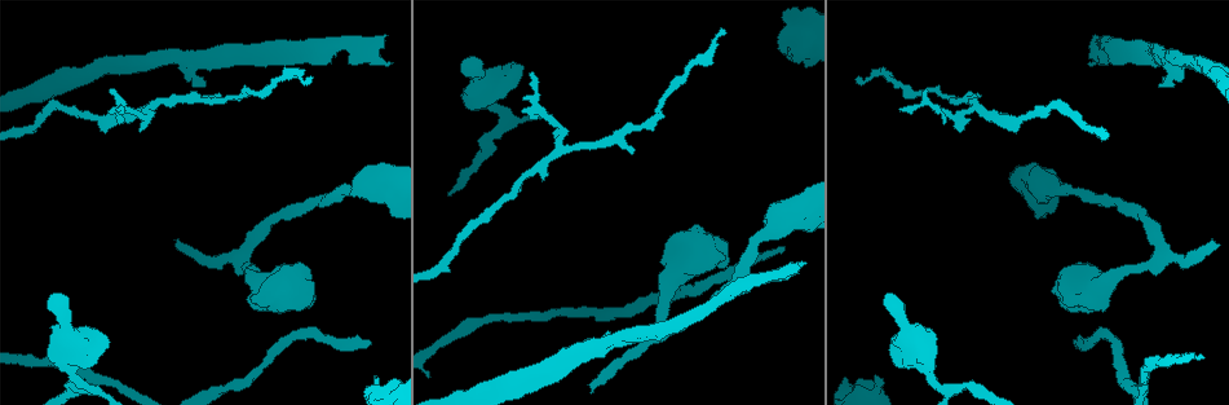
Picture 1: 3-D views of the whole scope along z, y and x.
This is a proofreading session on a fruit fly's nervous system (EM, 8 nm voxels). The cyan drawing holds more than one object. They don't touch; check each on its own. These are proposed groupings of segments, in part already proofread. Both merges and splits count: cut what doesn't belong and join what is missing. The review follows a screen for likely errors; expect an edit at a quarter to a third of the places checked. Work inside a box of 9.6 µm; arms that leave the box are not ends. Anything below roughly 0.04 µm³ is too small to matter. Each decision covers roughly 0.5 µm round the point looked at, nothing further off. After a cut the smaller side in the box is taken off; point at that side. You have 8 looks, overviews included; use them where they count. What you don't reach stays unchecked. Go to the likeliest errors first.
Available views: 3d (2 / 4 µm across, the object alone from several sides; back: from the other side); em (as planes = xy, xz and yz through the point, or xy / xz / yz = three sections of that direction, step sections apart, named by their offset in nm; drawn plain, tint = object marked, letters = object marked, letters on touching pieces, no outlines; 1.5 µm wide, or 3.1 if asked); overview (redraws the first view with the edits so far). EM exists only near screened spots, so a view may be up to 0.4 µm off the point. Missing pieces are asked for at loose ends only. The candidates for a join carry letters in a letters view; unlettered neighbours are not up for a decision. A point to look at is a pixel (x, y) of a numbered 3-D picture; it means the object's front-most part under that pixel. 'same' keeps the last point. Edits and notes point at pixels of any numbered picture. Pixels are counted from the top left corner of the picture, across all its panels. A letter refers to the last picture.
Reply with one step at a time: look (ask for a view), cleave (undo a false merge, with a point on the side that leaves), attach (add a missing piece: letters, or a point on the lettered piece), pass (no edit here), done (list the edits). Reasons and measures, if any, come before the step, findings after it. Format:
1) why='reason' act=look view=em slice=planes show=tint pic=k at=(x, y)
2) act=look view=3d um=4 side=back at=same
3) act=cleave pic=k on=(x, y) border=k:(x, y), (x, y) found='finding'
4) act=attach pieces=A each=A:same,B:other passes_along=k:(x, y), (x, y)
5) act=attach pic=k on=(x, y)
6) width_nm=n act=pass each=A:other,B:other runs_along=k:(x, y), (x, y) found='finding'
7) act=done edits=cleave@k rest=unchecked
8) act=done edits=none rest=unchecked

why='branch stops here' act=look view=em slice=planes show=plain pic=1 at=(1073, 340)

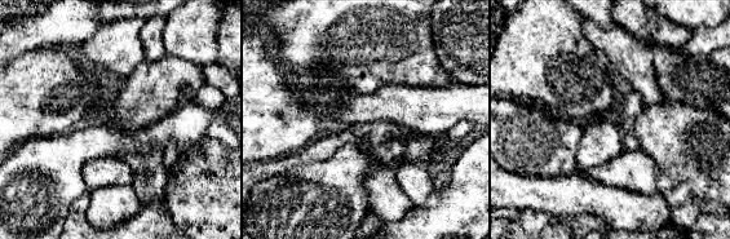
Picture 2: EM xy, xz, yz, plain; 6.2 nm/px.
why='see the neighbours' act=look view=em slice=planes show=letters at=same

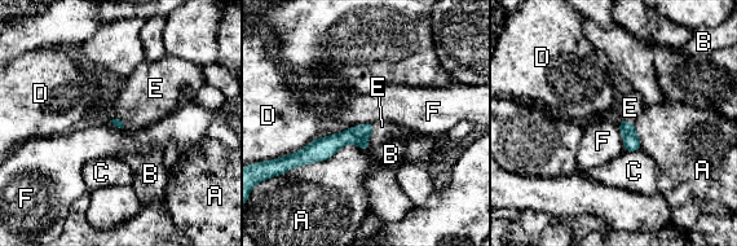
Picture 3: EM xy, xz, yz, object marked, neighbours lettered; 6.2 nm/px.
act=attach pieces=E each=A:other,B:other,C:other,D:other,E:same,F:other passes_along=3:(358, 135), (370, 135), (384, 132) found='the cell continues'

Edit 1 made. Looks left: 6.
why='redraw' act=look view=overview

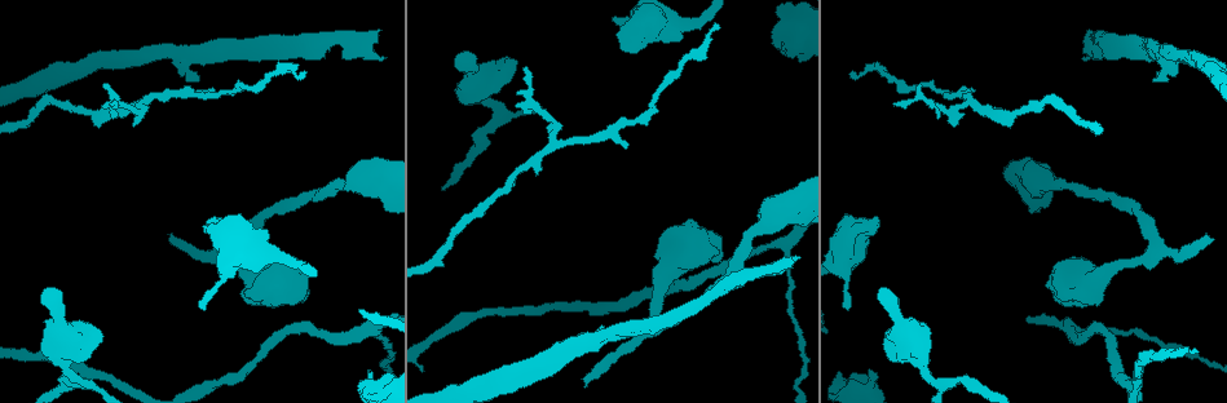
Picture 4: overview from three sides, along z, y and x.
why='an open end' act=look view=3d um=4 pic=4 at=(584, 388)

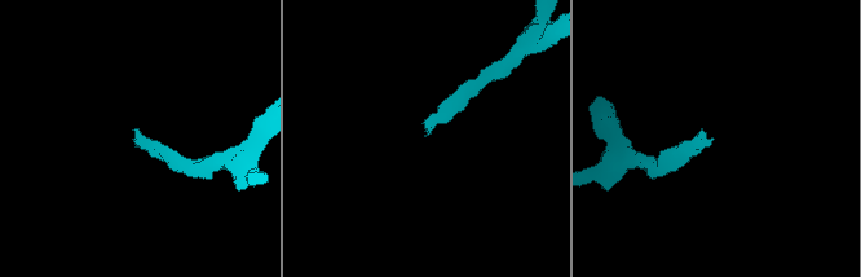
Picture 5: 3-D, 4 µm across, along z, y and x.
why='need the tissue' act=look view=em slice=xy step=8 show=letters pic=5 at=(427, 135)

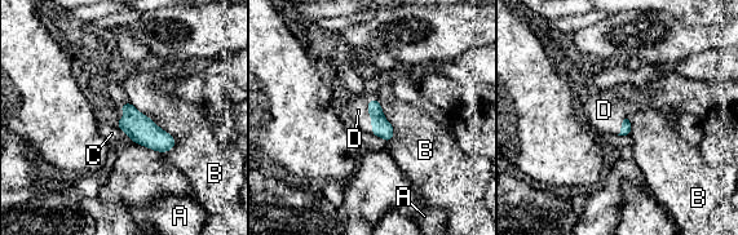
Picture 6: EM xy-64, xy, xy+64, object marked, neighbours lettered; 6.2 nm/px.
act=look view=em slice=planes show=letters at=same

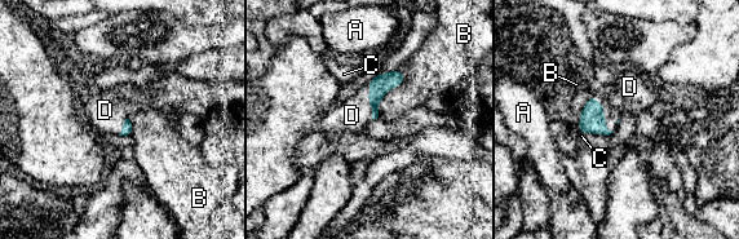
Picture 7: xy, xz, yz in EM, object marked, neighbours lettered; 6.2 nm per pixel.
act=attach pieces=D each=A:other,B:other,C:other,D:same passes_along=7:(594, 122), (603, 114), (629, 87) found='the cell continues'

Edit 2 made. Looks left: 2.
why='redraw' act=look view=overview

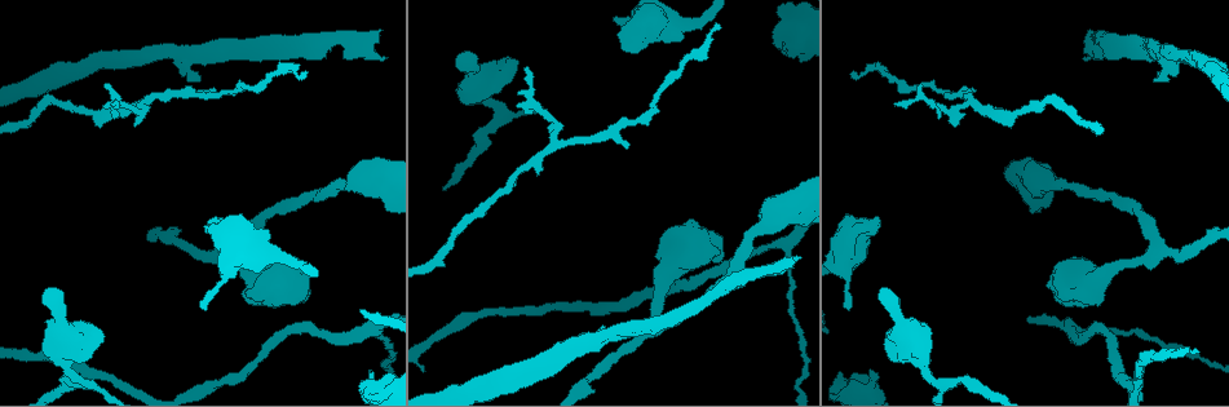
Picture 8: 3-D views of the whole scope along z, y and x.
why='free end' act=look view=em slice=planes show=letters pic=8 at=(895, 102)

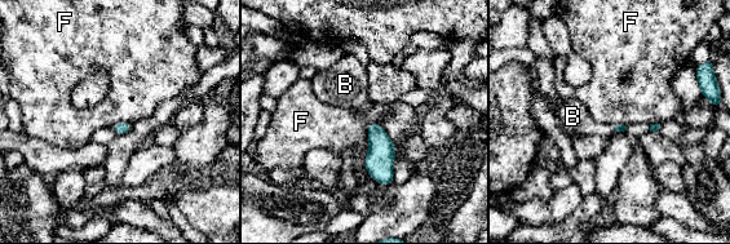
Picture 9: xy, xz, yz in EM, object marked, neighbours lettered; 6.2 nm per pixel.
longest_contact=F:300nm act=attach pieces=B each=B:same,F:other found='the cell continues'

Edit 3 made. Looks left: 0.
act=done edits=attach@3,attach@7,attach@9 rest=unchecked

